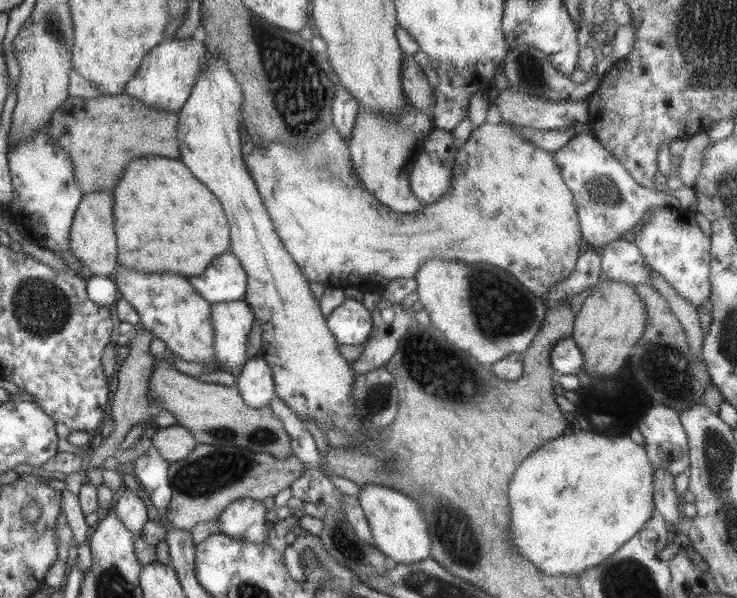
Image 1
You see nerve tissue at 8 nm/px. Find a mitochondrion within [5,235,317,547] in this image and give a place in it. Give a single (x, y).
(41, 309)

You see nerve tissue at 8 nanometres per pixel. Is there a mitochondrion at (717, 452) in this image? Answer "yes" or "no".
yes

